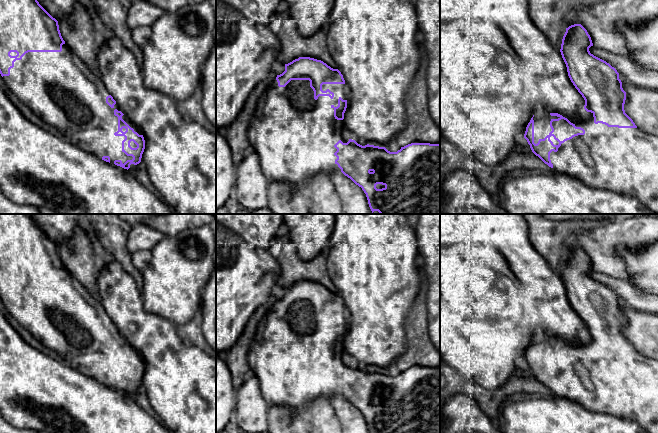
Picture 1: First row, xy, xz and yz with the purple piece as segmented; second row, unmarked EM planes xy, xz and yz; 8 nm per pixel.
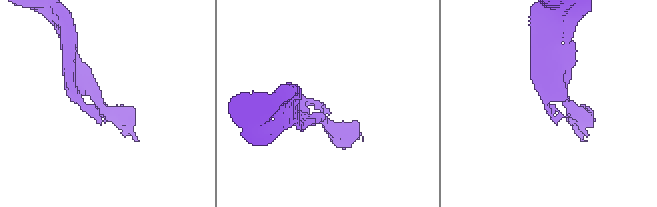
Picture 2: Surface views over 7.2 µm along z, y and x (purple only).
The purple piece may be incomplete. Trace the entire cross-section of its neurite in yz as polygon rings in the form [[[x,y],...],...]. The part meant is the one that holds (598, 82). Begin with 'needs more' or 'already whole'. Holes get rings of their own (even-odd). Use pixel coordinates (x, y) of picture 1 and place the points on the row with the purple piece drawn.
needs more; [[[581,24],[566,28],[560,52],[571,82],[585,100],[583,118],[573,123],[558,113],[536,112],[524,138],[532,152],[557,172],[592,188],[635,197],[658,214],[658,136],[639,130],[625,113],[626,92],[619,73],[591,54],[591,46],[591,37]]]

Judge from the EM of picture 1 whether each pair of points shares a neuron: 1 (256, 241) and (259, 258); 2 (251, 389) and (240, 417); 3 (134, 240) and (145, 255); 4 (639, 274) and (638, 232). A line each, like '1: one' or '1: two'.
1: two
2: one
3: two
4: two

